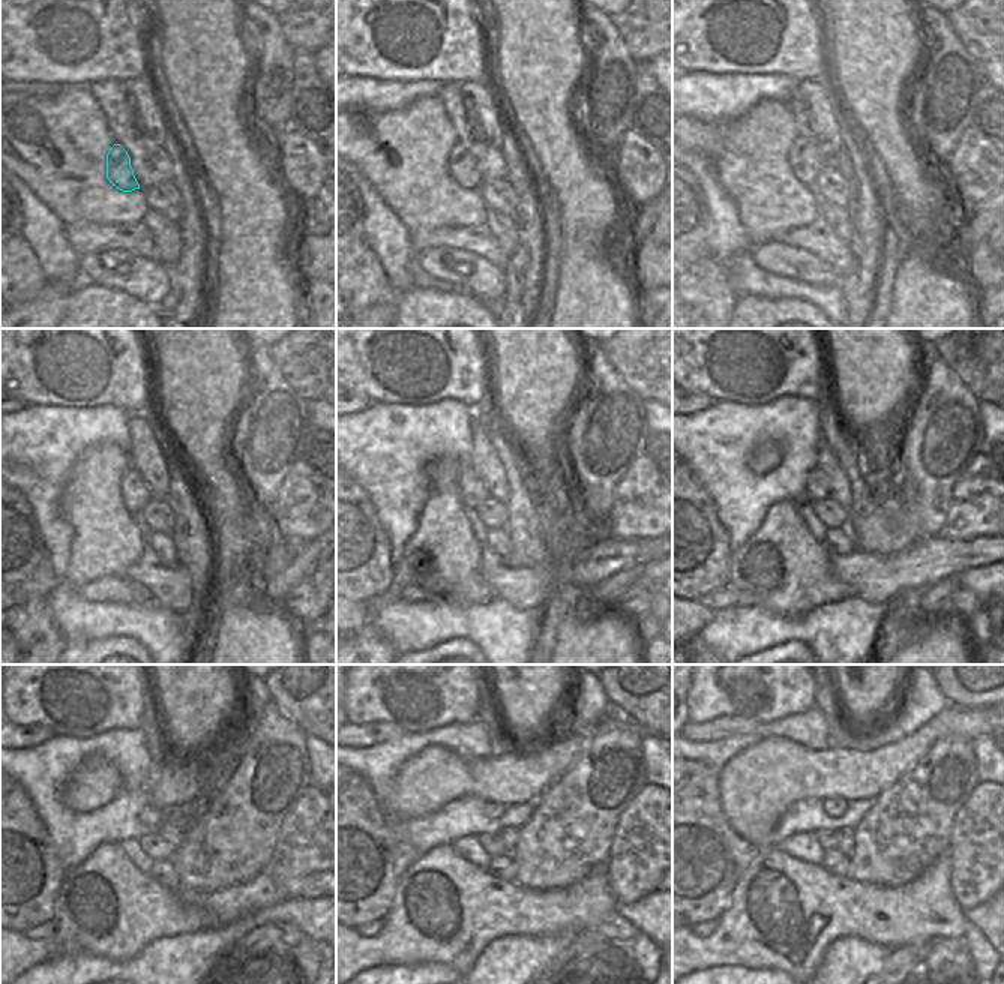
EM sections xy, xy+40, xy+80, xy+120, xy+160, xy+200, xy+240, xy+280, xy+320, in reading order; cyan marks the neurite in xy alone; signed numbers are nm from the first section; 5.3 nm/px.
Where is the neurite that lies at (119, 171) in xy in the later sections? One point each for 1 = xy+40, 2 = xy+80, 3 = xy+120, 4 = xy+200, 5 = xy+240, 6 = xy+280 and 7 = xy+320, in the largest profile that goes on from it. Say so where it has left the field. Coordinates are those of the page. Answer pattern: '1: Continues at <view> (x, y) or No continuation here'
1: Continues at xy+40 (462, 168)
2: Continues at xy+80 (805, 159)
3: Continues at xy+120 (135, 494)
4: Continues at xy+200 (817, 480)
5: Continues at xy+240 (150, 815)
6: Continues at xy+280 (494, 810)
7: Continues at xy+320 (835, 807).

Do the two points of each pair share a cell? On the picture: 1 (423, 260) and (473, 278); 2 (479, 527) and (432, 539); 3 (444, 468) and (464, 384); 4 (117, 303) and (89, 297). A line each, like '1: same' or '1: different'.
1: same
2: different
3: different
4: same

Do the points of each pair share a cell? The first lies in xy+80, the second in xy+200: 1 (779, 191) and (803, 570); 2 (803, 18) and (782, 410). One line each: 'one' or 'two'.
1: one
2: two

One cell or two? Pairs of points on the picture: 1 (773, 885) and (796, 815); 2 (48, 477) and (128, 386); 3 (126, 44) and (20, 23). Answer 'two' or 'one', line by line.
1: two
2: two
3: one

